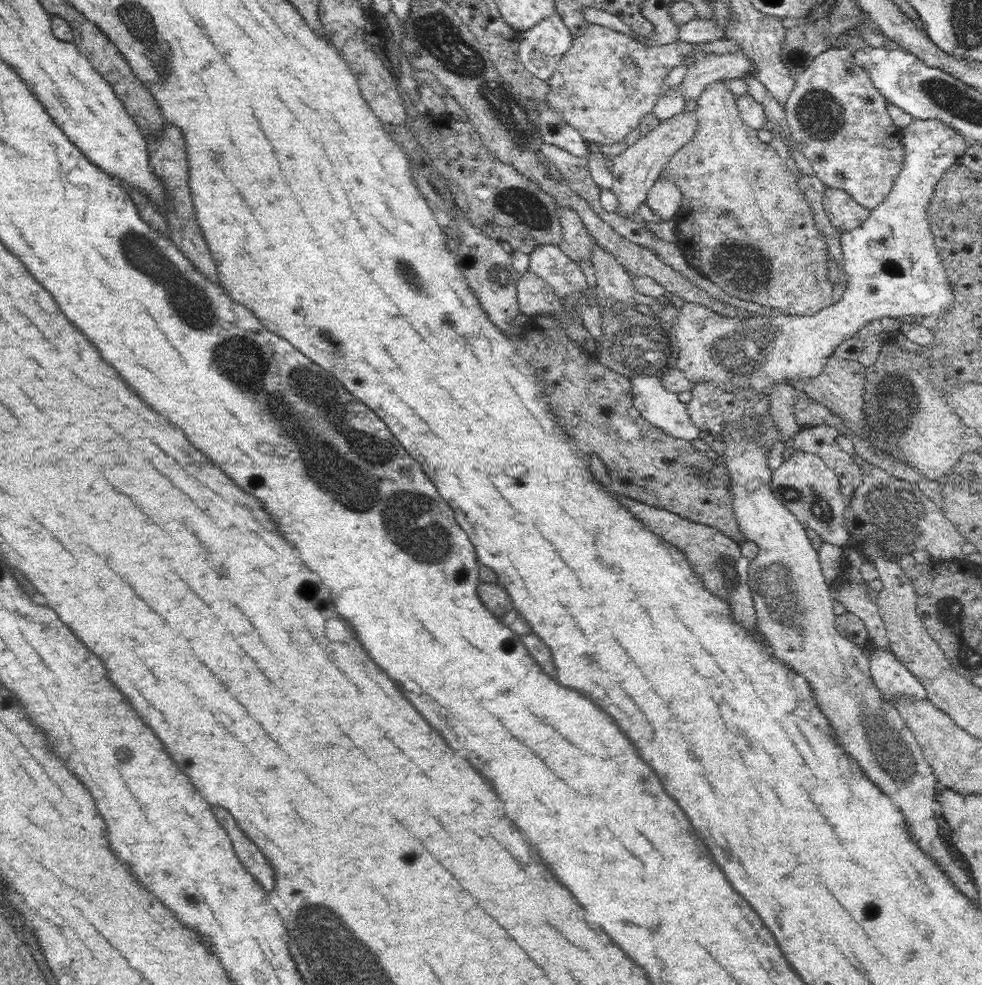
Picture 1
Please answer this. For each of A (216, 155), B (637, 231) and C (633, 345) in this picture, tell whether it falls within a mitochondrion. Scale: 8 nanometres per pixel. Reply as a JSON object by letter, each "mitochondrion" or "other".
{"A":"mitochondrion","B":"other","C":"mitochondrion"}

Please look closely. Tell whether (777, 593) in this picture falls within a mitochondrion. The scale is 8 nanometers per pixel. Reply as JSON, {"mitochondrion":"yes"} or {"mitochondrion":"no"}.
{"mitochondrion":"yes"}

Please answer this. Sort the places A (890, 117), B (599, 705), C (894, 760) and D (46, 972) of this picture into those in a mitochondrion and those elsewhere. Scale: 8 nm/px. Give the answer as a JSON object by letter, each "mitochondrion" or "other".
{"A":"other","B":"other","C":"mitochondrion","D":"other"}

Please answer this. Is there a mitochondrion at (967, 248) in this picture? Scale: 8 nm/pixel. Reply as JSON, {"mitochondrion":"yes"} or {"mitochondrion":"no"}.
{"mitochondrion":"no"}

